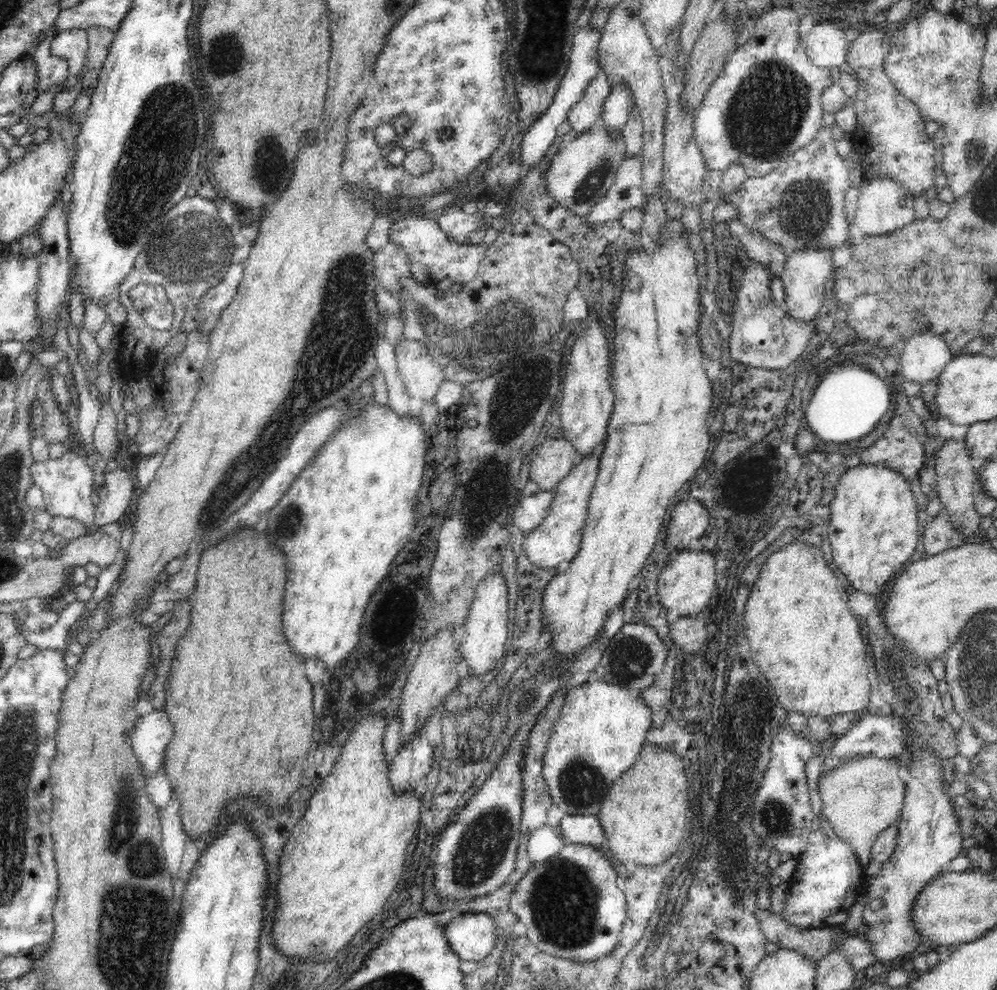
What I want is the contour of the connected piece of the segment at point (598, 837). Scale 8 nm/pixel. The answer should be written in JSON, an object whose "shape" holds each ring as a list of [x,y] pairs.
{"shape":[[[565,815],[559,823],[561,837],[565,844],[586,844],[600,847],[607,844],[607,838],[596,815]]]}

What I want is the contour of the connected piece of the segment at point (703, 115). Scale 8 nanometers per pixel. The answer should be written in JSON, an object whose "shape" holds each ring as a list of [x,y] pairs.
{"shape":[[[773,7],[762,11],[755,22],[743,24],[736,50],[693,110],[693,137],[711,171],[724,173],[736,162],[746,168],[749,177],[764,178],[795,150],[806,146],[822,128],[821,94],[825,88],[839,82],[843,73],[839,68],[821,69],[814,65],[807,55],[805,39],[798,35],[800,19],[791,8]]]}

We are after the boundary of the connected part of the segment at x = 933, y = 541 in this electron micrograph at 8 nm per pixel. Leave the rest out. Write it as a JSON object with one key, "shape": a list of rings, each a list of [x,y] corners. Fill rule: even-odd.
{"shape":[[[941,510],[930,519],[926,525],[922,540],[926,555],[935,555],[968,542],[964,537],[964,533],[960,533],[960,529],[952,525],[950,515],[944,510]]]}

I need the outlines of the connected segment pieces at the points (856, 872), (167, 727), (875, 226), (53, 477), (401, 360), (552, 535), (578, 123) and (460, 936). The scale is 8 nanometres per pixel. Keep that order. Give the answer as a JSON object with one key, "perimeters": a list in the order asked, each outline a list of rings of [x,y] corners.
{"perimeters":[[[[822,813],[811,822],[806,848],[799,854],[797,869],[788,881],[788,890],[789,895],[780,915],[800,930],[841,925],[864,890],[864,867],[856,851],[850,843],[838,837]]],[[[163,709],[142,716],[134,728],[131,745],[148,777],[163,770],[166,747],[172,740],[174,726]]],[[[892,178],[863,179],[860,183],[860,196],[856,216],[853,225],[858,227],[864,235],[884,235],[902,230],[915,221],[914,200],[915,197],[900,182]]],[[[74,447],[72,450],[67,450],[60,458],[48,458],[44,462],[34,461],[31,466],[31,477],[33,485],[42,490],[44,506],[52,517],[74,518],[87,527],[94,520],[95,506],[90,499],[94,473],[87,465],[85,455],[85,452]]],[[[401,337],[394,347],[400,379],[410,395],[412,416],[419,416],[422,407],[435,398],[440,384],[446,381],[443,366],[434,362],[427,346],[418,340]]],[[[592,453],[581,458],[554,488],[554,501],[542,524],[525,535],[522,548],[528,560],[542,569],[556,568],[560,562],[570,562],[580,550],[581,538],[588,516],[592,489],[598,476],[600,459]]],[[[604,72],[588,82],[582,98],[572,106],[567,114],[568,122],[576,134],[582,134],[590,129],[596,118],[603,111],[603,104],[611,91],[613,79]]],[[[463,912],[445,925],[448,945],[461,961],[480,962],[497,939],[497,924],[485,912]]]]}

